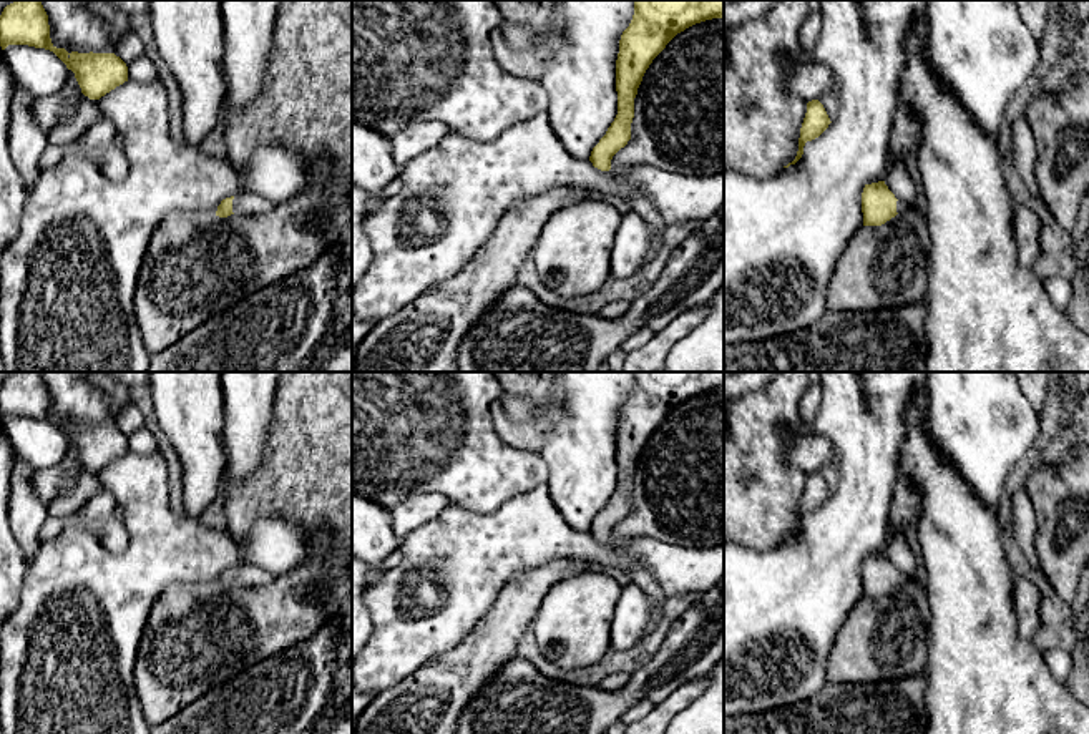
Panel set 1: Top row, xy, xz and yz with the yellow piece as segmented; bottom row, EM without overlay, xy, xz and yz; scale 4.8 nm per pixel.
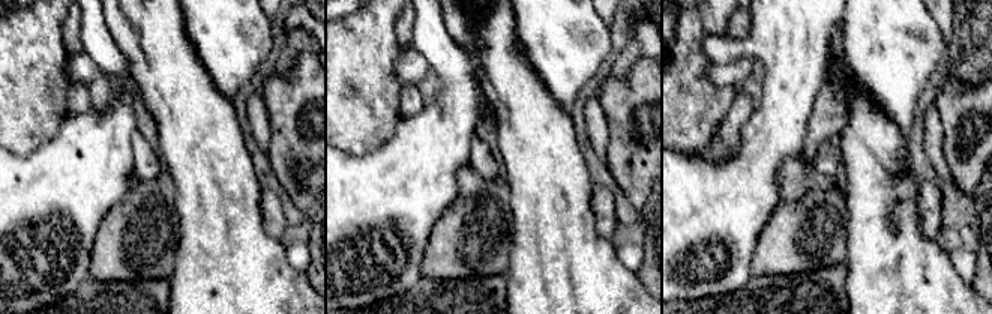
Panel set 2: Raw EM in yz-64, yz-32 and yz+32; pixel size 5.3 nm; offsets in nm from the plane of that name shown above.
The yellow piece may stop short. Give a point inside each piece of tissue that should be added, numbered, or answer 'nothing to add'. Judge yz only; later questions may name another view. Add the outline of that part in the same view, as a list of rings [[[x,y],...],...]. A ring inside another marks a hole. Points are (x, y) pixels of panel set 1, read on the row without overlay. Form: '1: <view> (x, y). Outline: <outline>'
1: yz (903, 582). Outline: [[[896,573],[896,585],[903,590],[910,590],[913,586],[913,578],[906,576],[905,573]]]

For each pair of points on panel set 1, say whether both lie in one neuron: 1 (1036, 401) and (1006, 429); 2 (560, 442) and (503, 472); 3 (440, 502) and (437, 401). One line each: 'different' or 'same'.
1: different
2: different
3: different

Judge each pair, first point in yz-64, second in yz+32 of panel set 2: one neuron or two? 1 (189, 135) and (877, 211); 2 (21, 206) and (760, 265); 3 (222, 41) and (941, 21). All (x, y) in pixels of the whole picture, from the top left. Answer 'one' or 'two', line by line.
1: one
2: two
3: two

